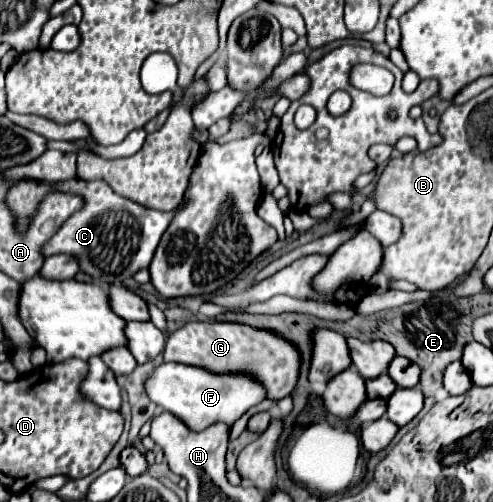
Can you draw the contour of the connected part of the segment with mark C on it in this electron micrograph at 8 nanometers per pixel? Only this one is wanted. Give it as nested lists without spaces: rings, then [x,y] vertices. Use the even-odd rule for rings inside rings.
[[[72,178],[60,182],[58,188],[62,192],[74,192],[84,196],[86,204],[82,210],[72,214],[62,224],[62,228],[48,240],[48,244],[44,244],[42,248],[44,256],[52,256],[52,254],[74,256],[82,272],[108,286],[116,282],[124,282],[126,278],[134,276],[138,270],[150,266],[162,234],[166,232],[174,214],[182,210],[186,204],[186,200],[182,200],[172,212],[156,212],[152,208],[142,208],[142,204],[118,196],[102,180],[86,182],[80,178]]]

